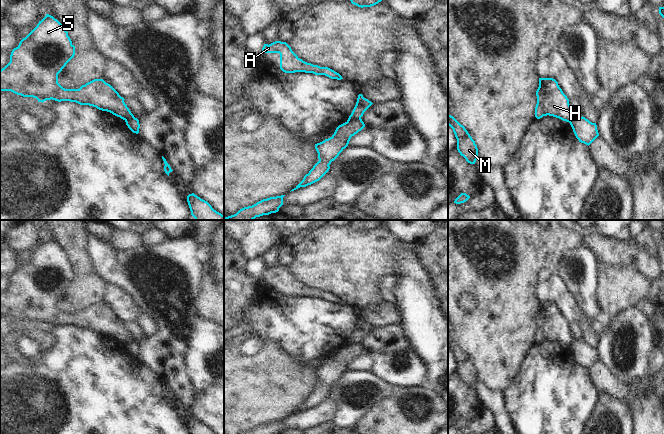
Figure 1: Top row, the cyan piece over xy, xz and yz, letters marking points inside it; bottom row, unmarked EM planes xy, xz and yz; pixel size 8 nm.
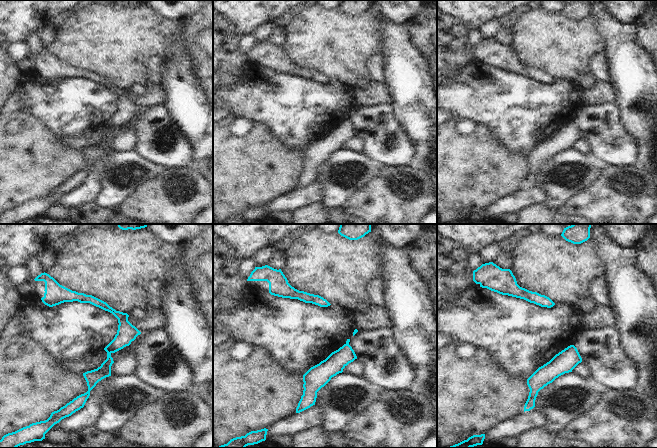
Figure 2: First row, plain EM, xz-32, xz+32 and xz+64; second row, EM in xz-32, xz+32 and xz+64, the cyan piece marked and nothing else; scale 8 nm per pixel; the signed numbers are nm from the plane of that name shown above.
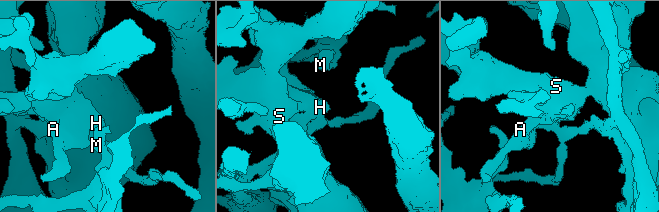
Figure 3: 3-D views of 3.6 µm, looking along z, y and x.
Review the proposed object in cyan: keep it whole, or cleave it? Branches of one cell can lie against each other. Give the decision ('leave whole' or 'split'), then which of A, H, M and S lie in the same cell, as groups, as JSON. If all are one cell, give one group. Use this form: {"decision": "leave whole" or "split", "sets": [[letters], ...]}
{"decision": "split", "sets": [["A", "H", "S"], ["M"]]}

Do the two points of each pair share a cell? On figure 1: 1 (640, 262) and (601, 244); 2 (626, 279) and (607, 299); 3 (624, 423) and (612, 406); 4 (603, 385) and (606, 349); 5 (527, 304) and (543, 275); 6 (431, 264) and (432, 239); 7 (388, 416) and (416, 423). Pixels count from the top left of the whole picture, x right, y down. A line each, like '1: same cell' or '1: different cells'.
1: same cell
2: same cell
3: same cell
4: different cells
5: different cells
6: same cell
7: same cell

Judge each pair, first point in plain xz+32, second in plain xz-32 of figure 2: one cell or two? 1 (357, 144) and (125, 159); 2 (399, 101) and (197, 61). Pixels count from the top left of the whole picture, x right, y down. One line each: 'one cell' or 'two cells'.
1: two cells
2: two cells

